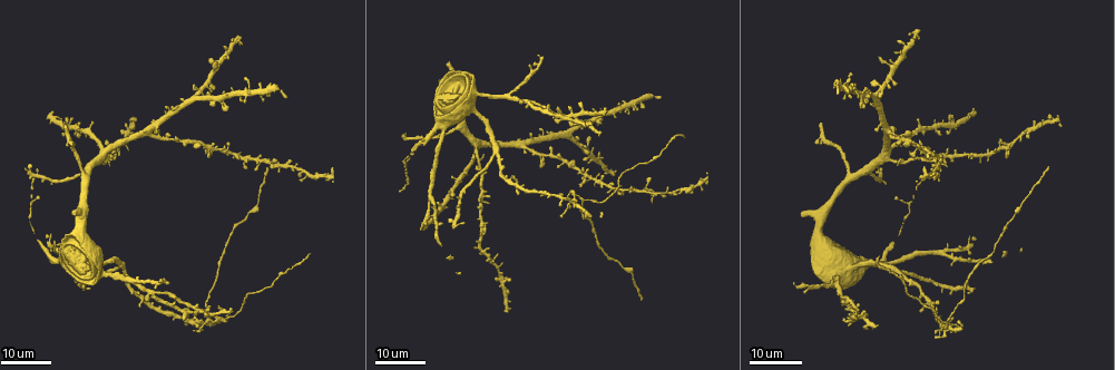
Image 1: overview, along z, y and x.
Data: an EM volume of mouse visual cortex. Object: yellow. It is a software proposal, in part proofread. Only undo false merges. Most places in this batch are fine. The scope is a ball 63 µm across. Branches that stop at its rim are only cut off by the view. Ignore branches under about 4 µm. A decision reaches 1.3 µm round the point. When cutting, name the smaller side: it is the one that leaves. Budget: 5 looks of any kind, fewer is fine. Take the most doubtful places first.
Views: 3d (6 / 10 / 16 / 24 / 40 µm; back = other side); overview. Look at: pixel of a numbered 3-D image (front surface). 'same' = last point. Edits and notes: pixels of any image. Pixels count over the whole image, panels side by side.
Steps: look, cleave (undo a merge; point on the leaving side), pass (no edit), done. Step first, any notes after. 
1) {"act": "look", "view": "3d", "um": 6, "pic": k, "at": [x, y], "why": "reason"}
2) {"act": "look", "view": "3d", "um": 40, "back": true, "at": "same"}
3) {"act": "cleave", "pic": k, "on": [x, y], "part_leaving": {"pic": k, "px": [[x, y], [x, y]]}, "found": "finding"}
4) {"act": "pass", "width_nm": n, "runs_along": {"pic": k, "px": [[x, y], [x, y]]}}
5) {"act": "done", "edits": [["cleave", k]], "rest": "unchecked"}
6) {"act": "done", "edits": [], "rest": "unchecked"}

{"act": "look", "view": "3d", "um": 24, "pic": 1, "at": [456, 130]}

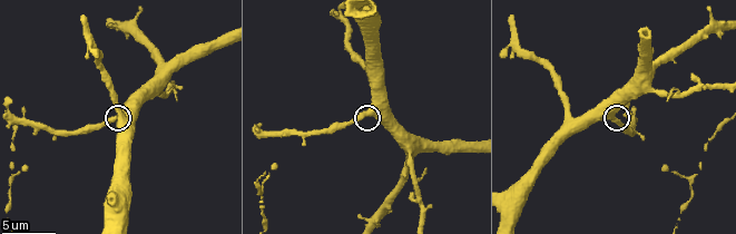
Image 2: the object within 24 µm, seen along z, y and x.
{"act": "look", "view": "3d", "um": 6, "pic": 2, "at": [370, 115], "why": "closer look"}

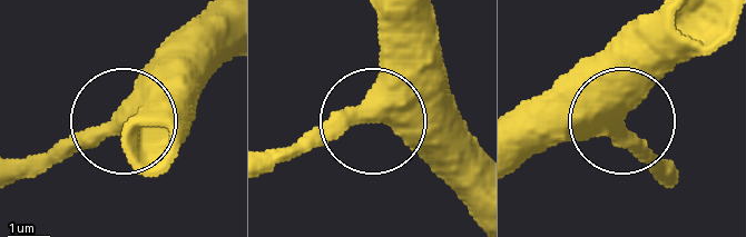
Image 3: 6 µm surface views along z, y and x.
{"act": "pass", "found": "one neuron here"}

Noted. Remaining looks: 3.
{"act": "look", "view": "3d", "um": 24, "pic": 1, "at": [896, 271], "why": "small branch off a trunk"}

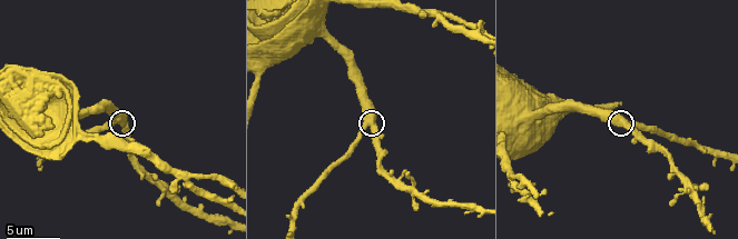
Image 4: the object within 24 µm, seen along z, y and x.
{"act": "look", "view": "3d", "um": 6, "pic": 4, "at": [370, 125]}

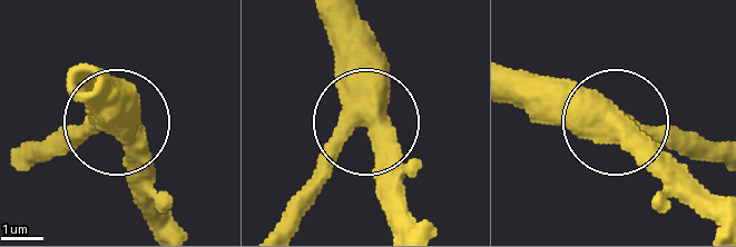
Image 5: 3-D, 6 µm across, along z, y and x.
{"act": "pass", "width_nm": 490, "runs_along": {"pic": 5, "px": [[324, 25], [341, 88], [363, 117], [277, 224]]}, "found": "all the same neuron"}

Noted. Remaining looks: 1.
{"act": "look", "view": "3d", "um": 6, "pic": 4, "at": [150, 151], "why": "small branch off a trunk"}

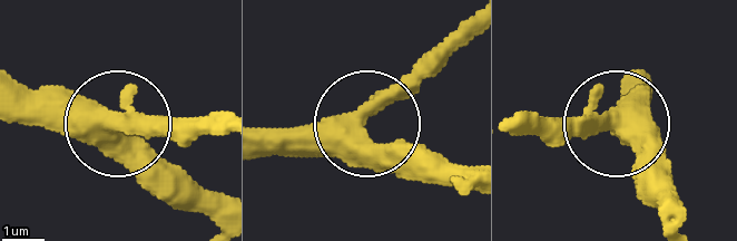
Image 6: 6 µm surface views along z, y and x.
{"act": "pass", "arms": 3, "runs_along": {"pic": 6, "px": [[262, 126], [367, 123], [470, 22]]}, "found": "one neuron here"}

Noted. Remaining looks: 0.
{"act": "done", "edits": [], "rest": "unchecked"}

